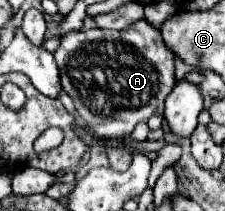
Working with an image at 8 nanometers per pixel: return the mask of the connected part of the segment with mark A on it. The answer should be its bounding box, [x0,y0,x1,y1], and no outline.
[54,19,174,137]

